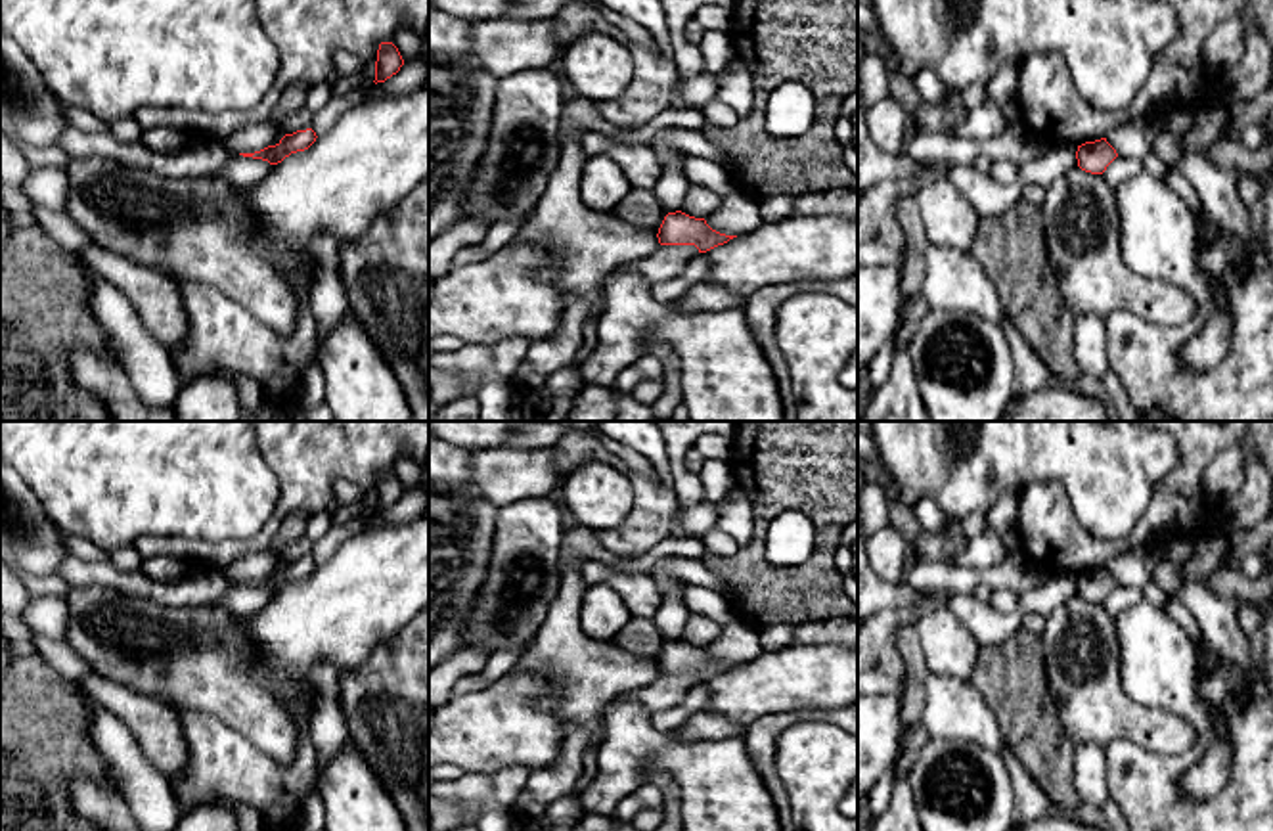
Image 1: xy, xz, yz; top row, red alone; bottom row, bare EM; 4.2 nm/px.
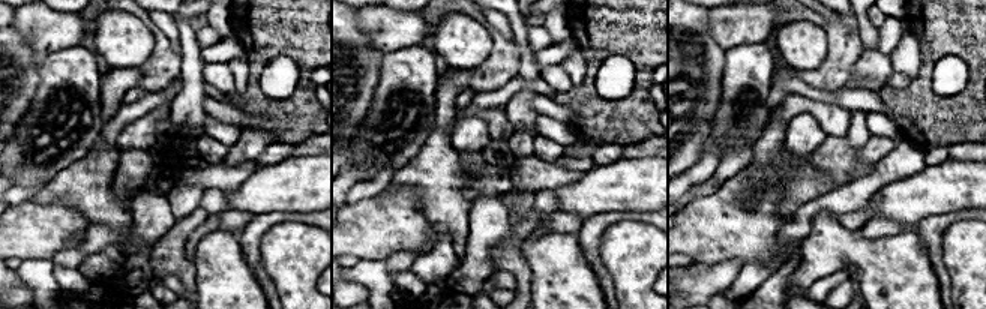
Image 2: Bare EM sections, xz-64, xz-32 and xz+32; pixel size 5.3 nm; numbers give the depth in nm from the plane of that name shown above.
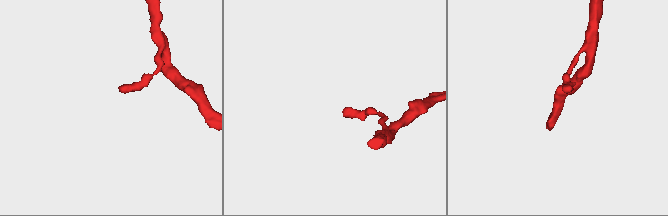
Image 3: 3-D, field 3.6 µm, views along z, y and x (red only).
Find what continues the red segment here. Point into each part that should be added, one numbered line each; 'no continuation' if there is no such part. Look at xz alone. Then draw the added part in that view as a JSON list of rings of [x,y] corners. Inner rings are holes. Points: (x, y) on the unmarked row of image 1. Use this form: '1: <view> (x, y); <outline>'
no continuation

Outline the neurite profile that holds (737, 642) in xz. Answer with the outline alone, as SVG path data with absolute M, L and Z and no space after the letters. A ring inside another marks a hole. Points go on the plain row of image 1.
M741 620L724 624L720 636L704 649L726 664L745 664L762 653L758 630Z

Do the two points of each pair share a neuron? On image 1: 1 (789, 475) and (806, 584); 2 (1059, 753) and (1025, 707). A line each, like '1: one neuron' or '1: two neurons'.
1: one neuron
2: one neuron

